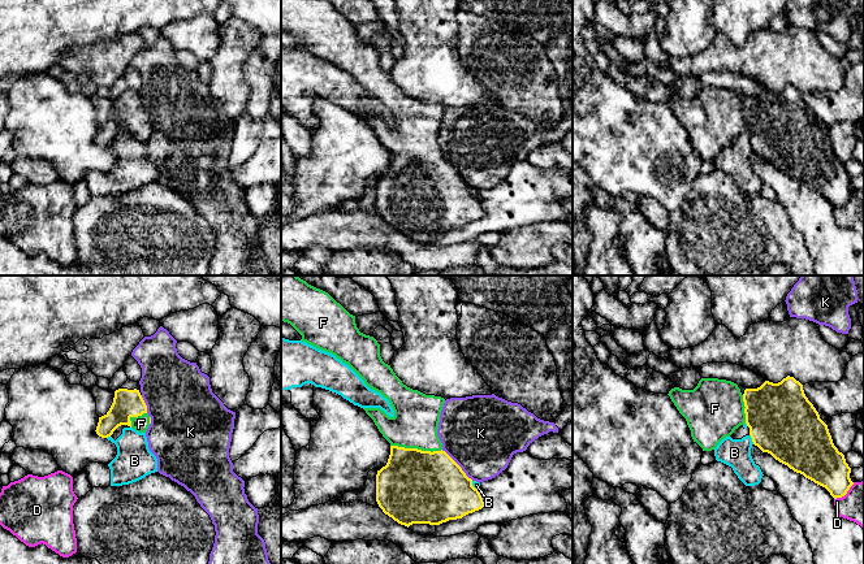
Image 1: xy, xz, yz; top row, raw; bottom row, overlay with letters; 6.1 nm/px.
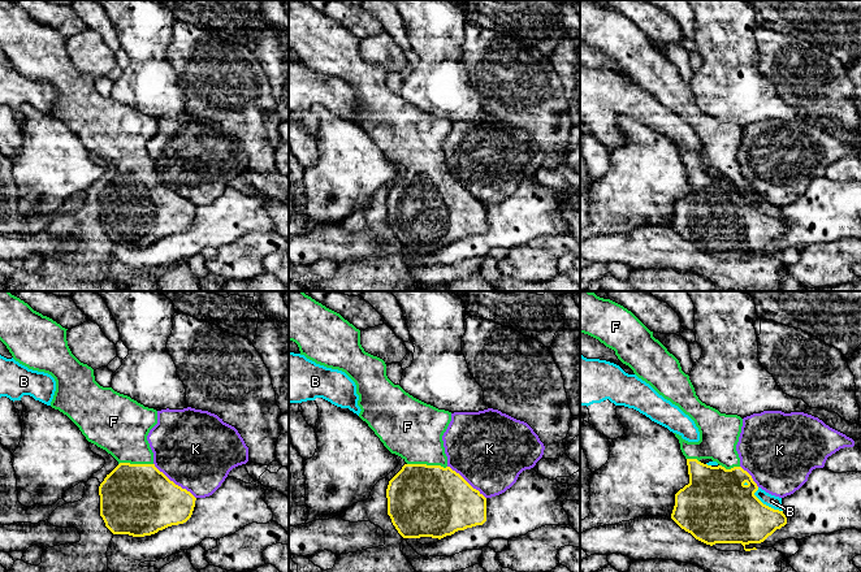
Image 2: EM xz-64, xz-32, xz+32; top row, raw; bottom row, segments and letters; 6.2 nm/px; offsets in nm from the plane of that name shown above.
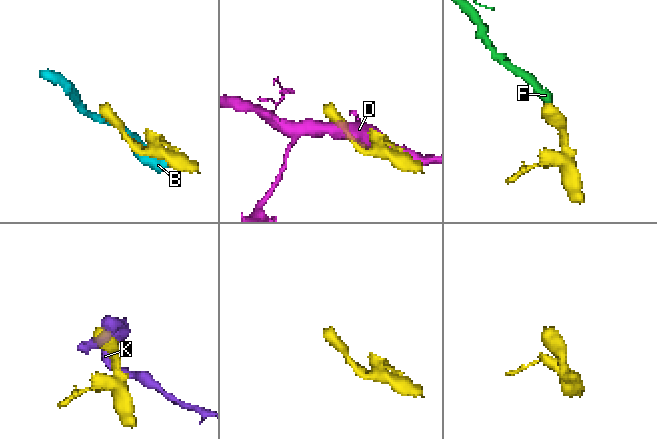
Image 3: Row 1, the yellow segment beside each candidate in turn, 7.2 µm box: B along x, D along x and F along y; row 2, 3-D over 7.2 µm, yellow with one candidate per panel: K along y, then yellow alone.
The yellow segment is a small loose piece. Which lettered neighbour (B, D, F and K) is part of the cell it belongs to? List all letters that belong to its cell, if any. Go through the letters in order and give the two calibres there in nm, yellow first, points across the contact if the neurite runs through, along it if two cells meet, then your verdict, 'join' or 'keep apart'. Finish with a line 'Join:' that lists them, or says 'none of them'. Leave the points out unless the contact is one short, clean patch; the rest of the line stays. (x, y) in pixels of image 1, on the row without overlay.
B: 420/180 nm | keep apart
D: 260/240 nm | keep apart
F: 460/280 nm | across xz (415, 195), (417, 157), (417, 125) | join
K: 440/480 nm | along xz (441, 159), (472, 189) | keep apart
Join: F

